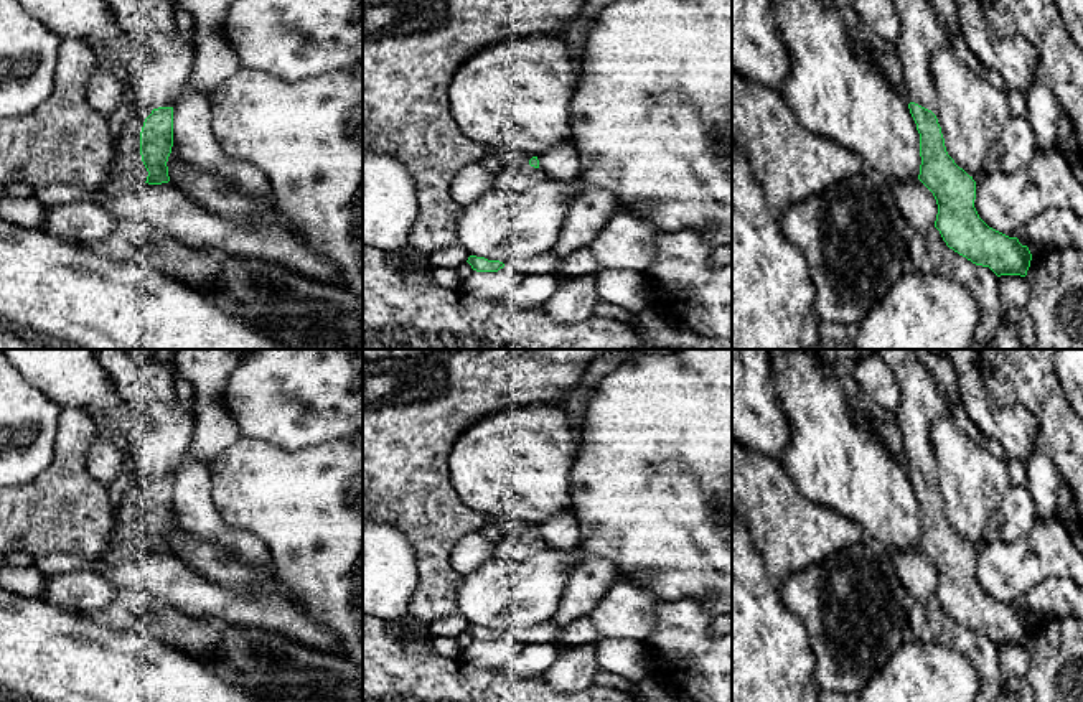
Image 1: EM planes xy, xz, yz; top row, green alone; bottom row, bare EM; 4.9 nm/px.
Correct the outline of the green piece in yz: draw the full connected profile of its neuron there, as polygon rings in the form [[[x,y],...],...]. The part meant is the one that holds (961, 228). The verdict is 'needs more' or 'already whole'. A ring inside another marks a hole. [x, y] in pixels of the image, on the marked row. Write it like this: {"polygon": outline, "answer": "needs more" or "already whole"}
{"polygon": [[[892,0],[900,18],[900,36],[895,49],[903,69],[903,81],[908,92],[908,109],[920,133],[920,175],[918,180],[933,193],[938,214],[935,227],[949,249],[966,257],[976,265],[989,267],[997,277],[1025,277],[1030,267],[1032,254],[1017,237],[1009,237],[989,227],[974,208],[976,181],[948,155],[941,127],[935,115],[938,99],[933,84],[930,61],[933,53],[946,41],[946,30],[940,15],[930,0]]], "answer": "needs more"}

